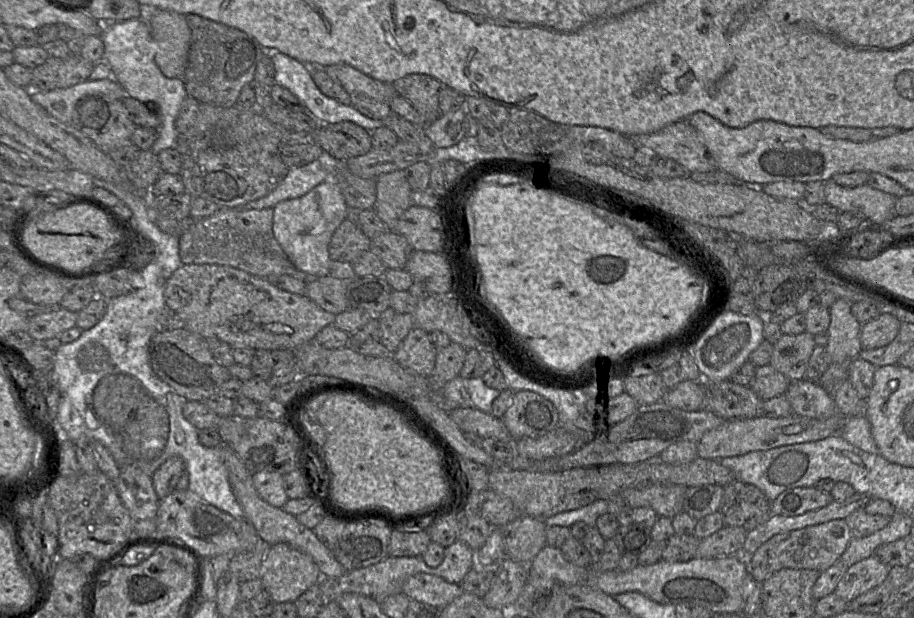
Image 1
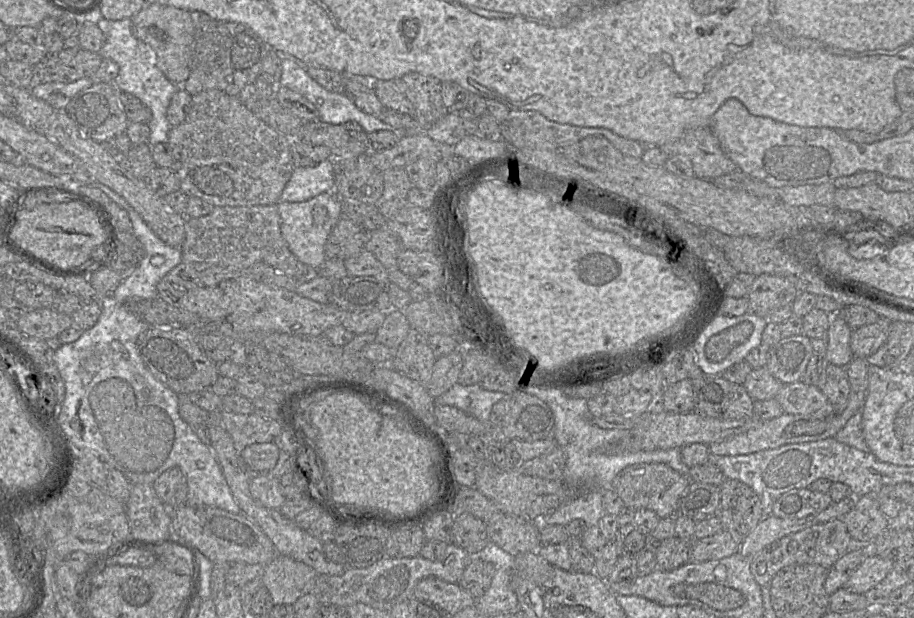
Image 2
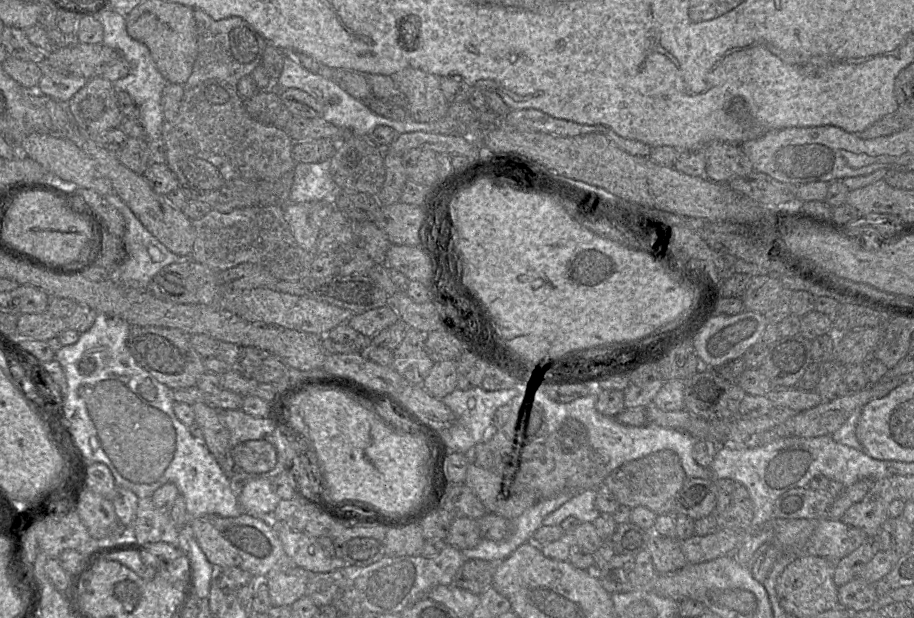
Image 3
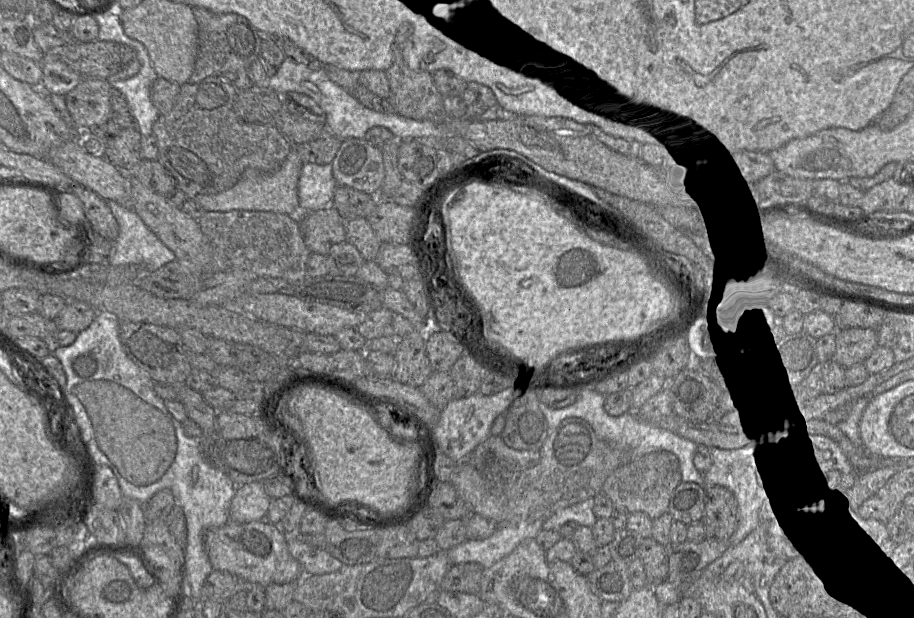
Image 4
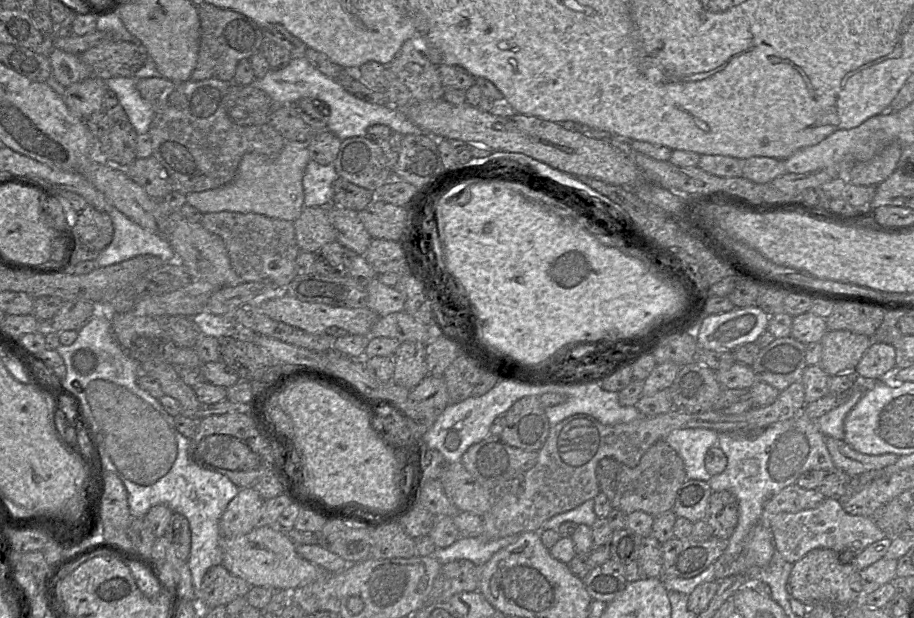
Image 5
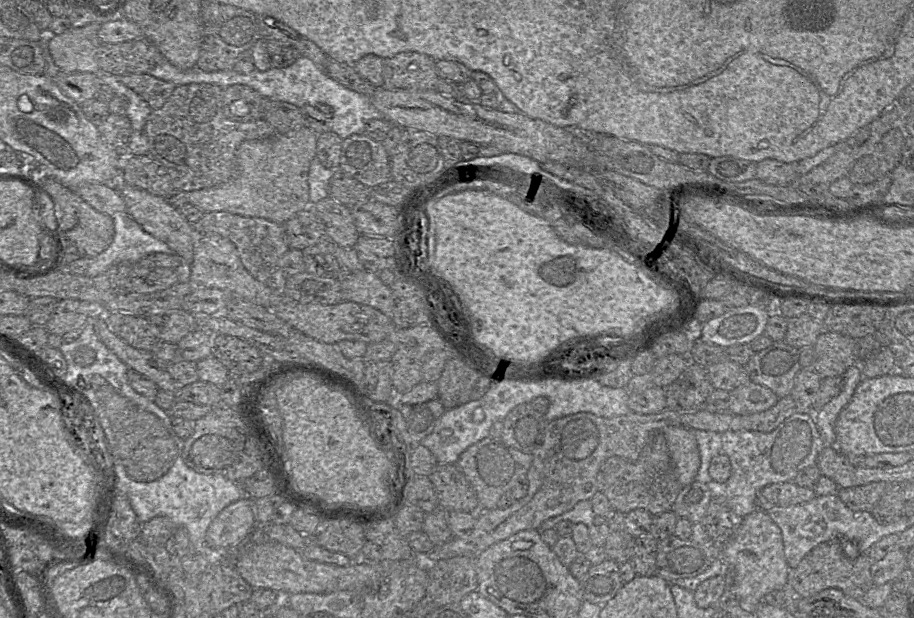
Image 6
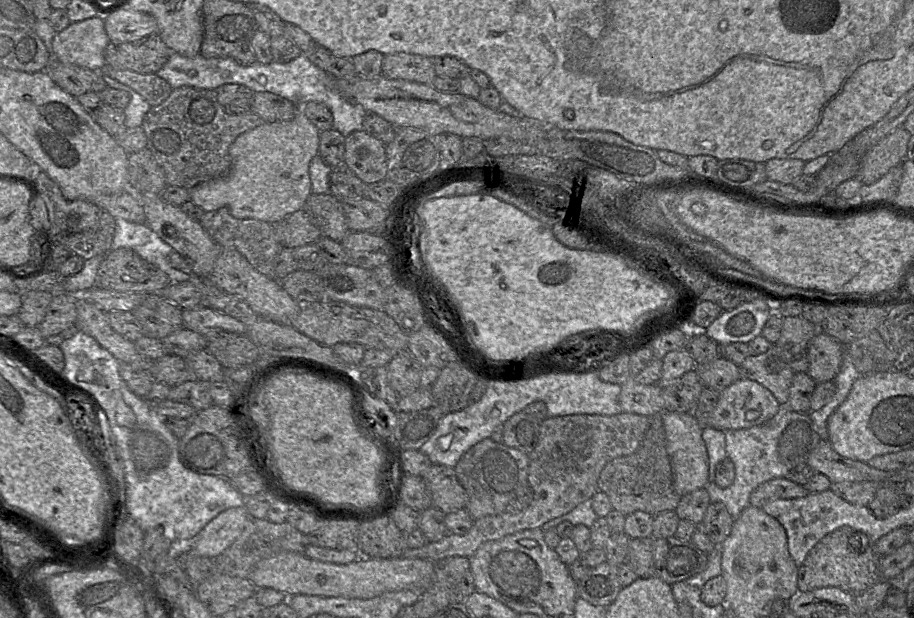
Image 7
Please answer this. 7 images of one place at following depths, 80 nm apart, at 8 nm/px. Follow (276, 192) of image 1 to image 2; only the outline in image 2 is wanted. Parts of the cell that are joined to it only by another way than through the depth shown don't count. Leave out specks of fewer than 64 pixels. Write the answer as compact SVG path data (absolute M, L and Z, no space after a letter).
M326 159L315 166L295 166L284 186L280 201L302 202L321 193L334 191L334 159Z

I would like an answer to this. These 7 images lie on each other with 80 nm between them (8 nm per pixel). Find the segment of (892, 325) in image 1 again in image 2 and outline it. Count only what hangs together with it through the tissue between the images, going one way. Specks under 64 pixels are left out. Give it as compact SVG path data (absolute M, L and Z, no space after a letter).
M880 318L877 322L853 329L850 348L854 358L866 359L874 354L887 340L890 321Z

